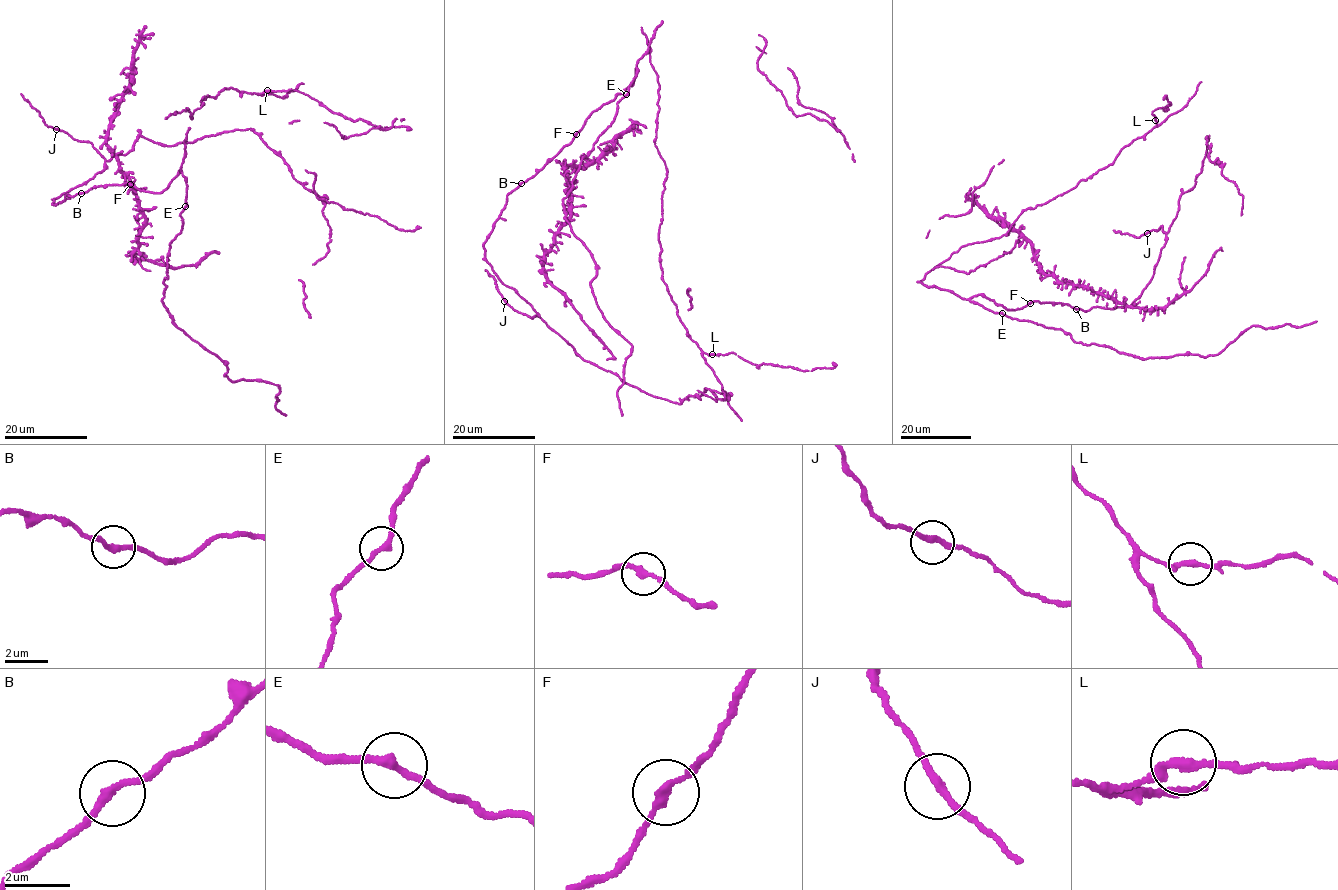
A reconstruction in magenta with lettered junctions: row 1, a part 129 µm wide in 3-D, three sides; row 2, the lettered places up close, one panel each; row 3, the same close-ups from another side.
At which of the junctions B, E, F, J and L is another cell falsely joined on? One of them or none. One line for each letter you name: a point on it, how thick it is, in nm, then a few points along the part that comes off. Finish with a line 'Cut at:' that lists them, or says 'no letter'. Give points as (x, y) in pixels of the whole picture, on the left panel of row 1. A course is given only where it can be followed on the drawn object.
Cut at: no letter

